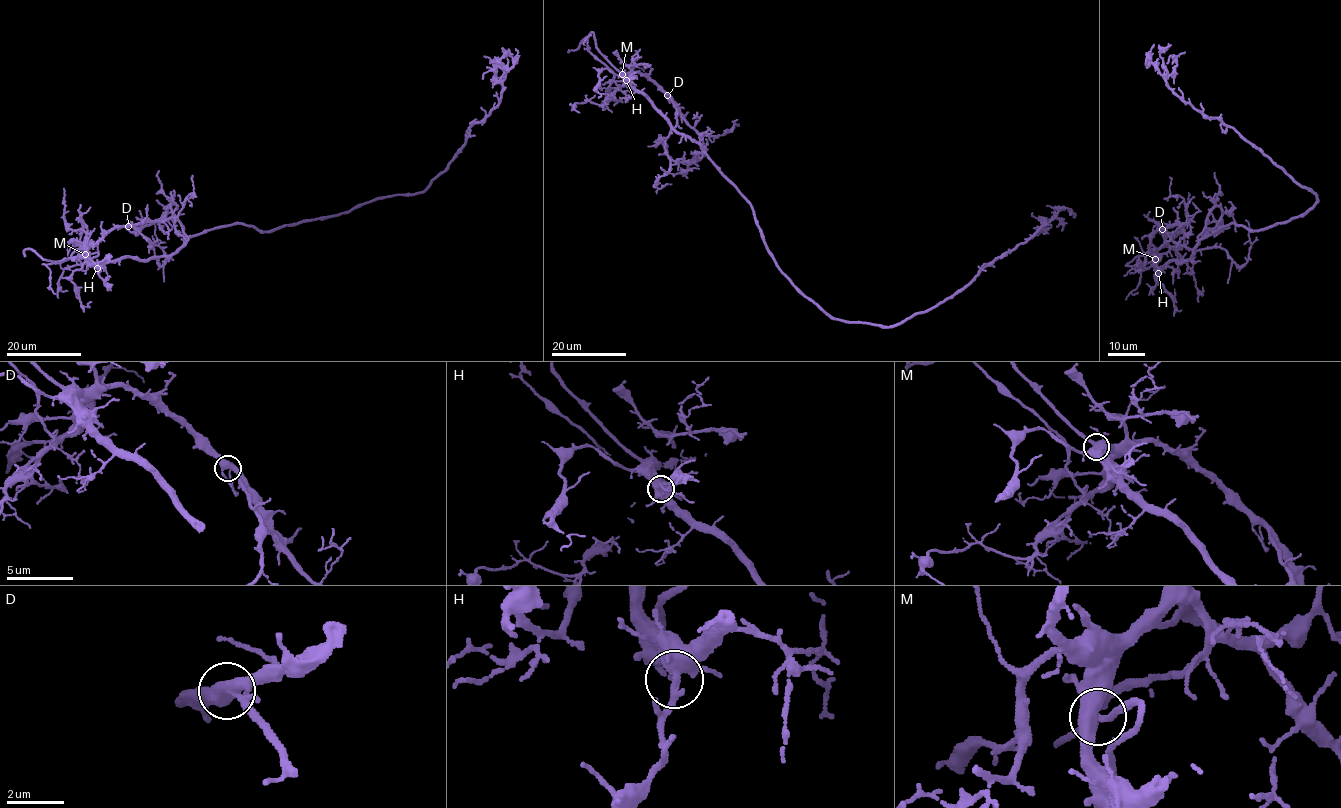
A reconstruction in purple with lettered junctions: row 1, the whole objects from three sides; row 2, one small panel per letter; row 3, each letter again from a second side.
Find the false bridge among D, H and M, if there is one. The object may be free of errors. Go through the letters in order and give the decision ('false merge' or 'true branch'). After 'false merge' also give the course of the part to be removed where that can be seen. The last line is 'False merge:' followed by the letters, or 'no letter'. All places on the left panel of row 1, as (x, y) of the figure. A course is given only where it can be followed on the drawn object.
D: true branch
H: true branch
M: true branch
False merge: no letter

